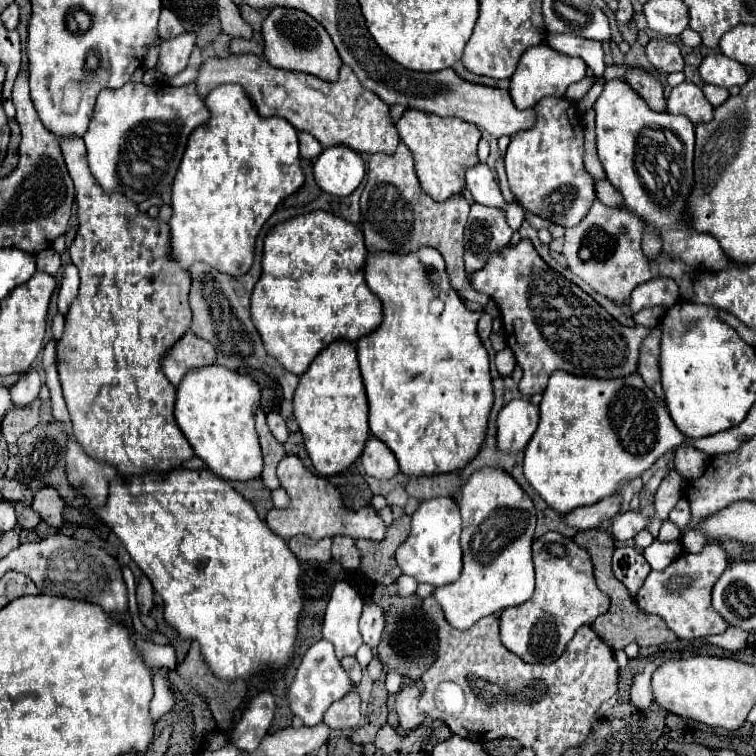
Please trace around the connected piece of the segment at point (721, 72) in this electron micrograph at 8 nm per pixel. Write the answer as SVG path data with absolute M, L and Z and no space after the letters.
M712 53L712 55L704 57L698 71L706 83L726 87L726 89L734 87L734 85L744 85L750 79L744 65L724 57L722 53Z

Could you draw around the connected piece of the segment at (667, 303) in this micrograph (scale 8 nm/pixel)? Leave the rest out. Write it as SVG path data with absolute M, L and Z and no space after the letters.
M656 277L644 285L638 285L632 291L632 299L630 299L630 309L632 313L638 313L646 307L662 307L668 309L674 303L680 301L680 291L678 285L668 279L668 277Z

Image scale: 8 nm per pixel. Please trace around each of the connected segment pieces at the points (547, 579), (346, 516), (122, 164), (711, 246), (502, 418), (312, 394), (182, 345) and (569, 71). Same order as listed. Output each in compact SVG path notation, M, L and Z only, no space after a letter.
M550 531L532 543L536 567L536 591L518 607L504 609L500 617L502 643L526 663L554 663L576 629L592 625L598 615L610 609L610 597L602 593L594 579L594 565L588 551L562 533Z
M288 455L284 457L284 461L280 461L278 479L290 497L290 505L286 509L272 509L268 513L266 523L276 535L284 539L290 539L294 535L308 535L312 539L324 539L336 535L348 535L352 539L374 539L374 541L384 539L386 533L384 521L376 515L372 507L366 505L358 511L346 509L338 489L330 485L324 477L310 473L296 455Z
M128 83L120 89L106 89L96 99L94 117L90 127L84 135L84 143L88 149L88 163L90 171L102 189L120 191L130 201L142 203L152 195L164 193L164 189L172 183L180 159L186 149L186 141L190 133L210 119L210 111L204 105L204 97L198 95L196 83L184 87L170 87L170 85L144 85L144 83Z
M610 79L594 105L596 149L608 181L622 193L626 207L644 223L656 225L662 235L662 251L678 255L698 271L722 271L728 267L718 241L708 233L696 233L682 219L686 195L692 191L694 125L686 117L658 113L622 79Z
M514 399L498 415L498 445L502 451L522 451L534 435L540 421L538 405L524 399Z
M334 341L312 361L310 369L300 377L294 395L294 417L304 435L306 451L320 475L338 475L362 455L370 429L368 401L354 343Z
M186 333L174 347L172 353L164 359L164 373L170 379L172 385L180 385L182 377L190 369L198 369L204 365L212 365L216 361L216 351L212 349L212 343L202 341L194 333Z
M538 45L532 49L526 49L520 57L520 63L516 67L516 73L510 79L510 97L518 109L530 109L534 107L542 97L564 97L568 85L580 81L586 77L586 63L580 57L568 57L552 47Z

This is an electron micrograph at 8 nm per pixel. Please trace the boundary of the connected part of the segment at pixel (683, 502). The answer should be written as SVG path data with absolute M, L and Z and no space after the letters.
M682 497L678 503L676 503L676 507L670 511L670 521L674 521L676 525L680 525L680 529L684 531L684 527L688 525L688 521L690 521L690 501L686 499L686 497Z

